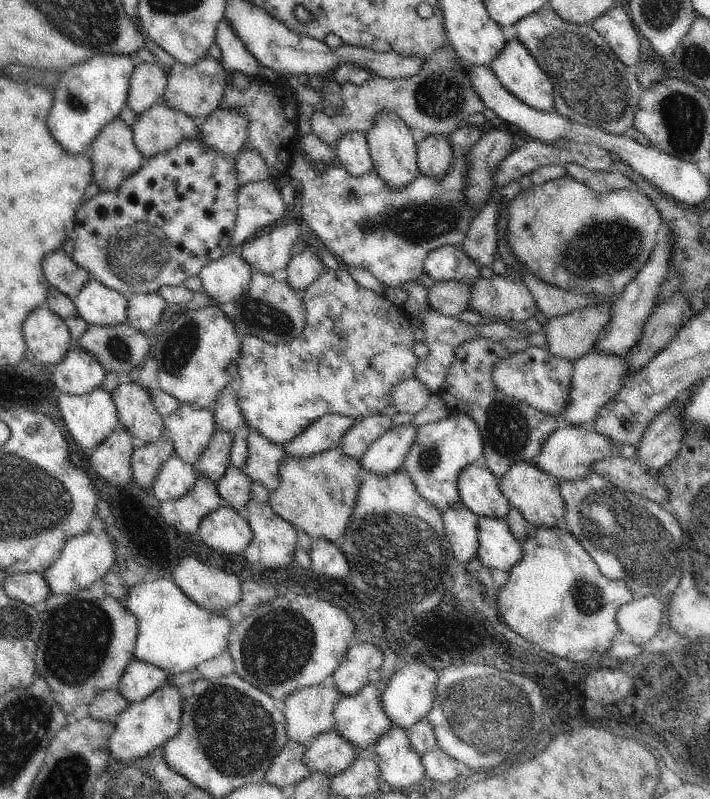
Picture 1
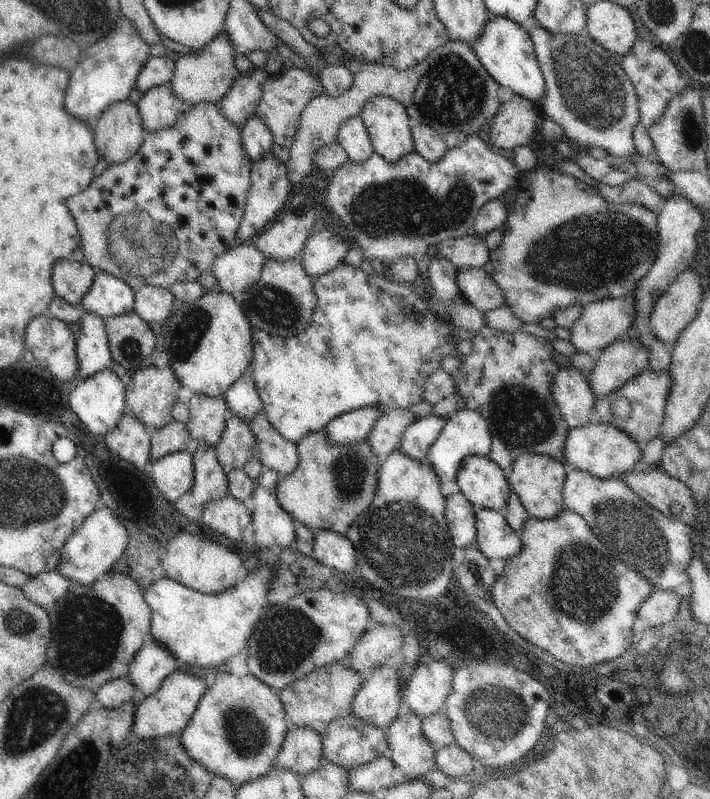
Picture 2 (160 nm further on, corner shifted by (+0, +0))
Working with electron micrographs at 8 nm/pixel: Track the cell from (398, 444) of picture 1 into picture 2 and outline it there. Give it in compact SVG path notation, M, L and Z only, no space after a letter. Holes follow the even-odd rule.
M427 415L423 419L414 421L404 431L398 451L405 452L415 459L423 459L446 423L447 419L440 415Z

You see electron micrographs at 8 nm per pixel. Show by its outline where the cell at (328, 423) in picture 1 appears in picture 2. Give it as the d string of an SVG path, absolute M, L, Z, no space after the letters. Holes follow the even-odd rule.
M366 407L356 409L350 412L341 414L338 418L335 418L328 426L324 429L329 434L329 441L332 444L347 444L355 443L359 440L366 439L372 432L374 425L378 422L381 417L381 412L376 408Z

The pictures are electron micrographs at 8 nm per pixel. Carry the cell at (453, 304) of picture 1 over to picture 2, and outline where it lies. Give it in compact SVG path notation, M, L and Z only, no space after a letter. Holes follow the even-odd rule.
M472 267L458 272L458 288L466 302L474 305L480 312L490 312L504 306L505 294L494 277L482 268Z

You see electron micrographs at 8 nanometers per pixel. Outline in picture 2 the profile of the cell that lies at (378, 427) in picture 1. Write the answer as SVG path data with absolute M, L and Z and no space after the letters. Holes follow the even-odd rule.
M394 409L382 415L366 438L371 442L373 451L385 460L398 450L404 431L417 417L408 409Z

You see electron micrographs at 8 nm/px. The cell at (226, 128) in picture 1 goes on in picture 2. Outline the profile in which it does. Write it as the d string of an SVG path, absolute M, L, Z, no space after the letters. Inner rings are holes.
M264 67L240 73L220 102L223 115L242 128L247 118L257 112L263 95L263 84L269 76Z

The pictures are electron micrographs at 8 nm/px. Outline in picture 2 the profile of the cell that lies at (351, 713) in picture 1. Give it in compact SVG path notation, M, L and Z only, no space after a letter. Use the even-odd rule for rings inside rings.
M400 664L396 667L381 665L368 678L362 688L356 694L351 706L352 715L363 718L367 723L387 728L398 718L398 706L400 706L402 682L400 682Z

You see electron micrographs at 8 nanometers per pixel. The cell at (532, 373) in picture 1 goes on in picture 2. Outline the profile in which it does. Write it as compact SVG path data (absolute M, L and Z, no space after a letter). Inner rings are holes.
M561 366L551 391L561 415L571 429L589 424L590 412L597 398L580 371Z

